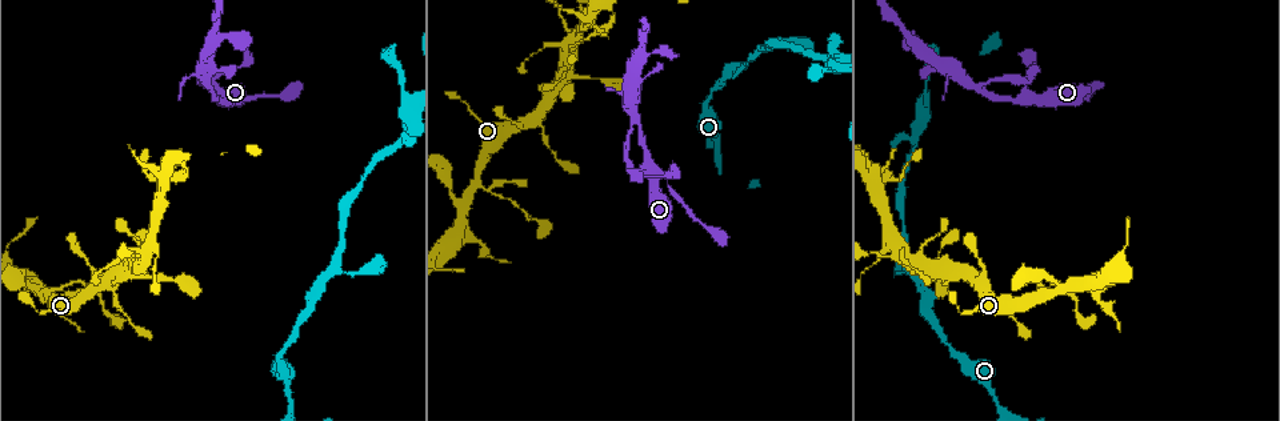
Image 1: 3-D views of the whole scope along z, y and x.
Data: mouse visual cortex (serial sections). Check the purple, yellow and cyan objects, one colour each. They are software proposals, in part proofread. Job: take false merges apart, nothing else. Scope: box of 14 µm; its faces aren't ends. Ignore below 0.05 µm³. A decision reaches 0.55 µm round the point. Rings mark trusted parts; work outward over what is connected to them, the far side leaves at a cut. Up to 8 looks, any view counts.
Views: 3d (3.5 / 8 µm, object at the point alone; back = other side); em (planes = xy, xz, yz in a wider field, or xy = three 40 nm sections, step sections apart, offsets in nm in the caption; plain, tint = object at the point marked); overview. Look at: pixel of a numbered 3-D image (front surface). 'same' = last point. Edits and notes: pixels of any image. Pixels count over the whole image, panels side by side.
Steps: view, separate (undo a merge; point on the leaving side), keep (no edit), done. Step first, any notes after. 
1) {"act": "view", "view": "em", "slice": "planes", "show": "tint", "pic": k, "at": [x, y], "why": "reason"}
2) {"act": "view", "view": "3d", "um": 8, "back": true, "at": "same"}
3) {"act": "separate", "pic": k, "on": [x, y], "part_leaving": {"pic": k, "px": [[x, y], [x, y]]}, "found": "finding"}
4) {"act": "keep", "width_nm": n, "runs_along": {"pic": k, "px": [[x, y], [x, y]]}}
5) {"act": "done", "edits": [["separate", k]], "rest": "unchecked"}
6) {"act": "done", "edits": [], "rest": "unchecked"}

{"act": "view", "view": "3d", "um": 3.5, "pic": 1, "at": [87, 260], "why": "a narrow waist"}

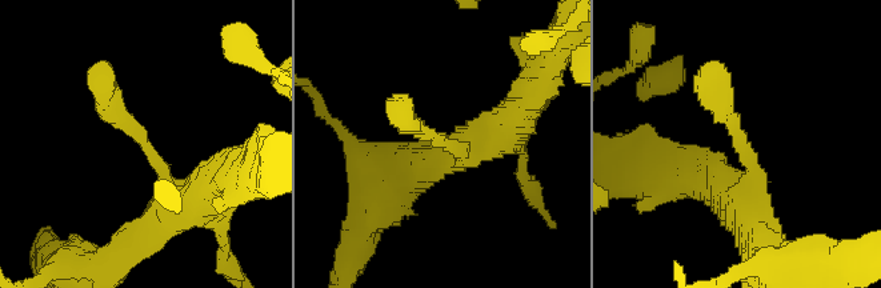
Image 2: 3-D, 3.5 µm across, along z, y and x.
{"act": "view", "view": "em", "slice": "xy", "step": 2, "show": "tint", "pic": 2, "at": [745, 148], "why": "need the tissue"}

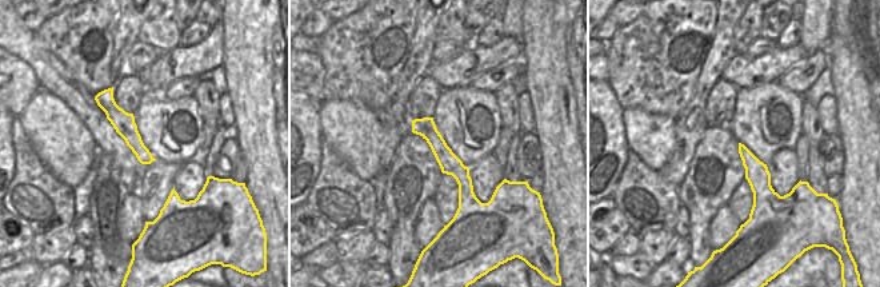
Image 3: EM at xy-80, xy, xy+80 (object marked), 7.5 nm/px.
{"act": "keep", "runs_along": {"pic": 2, "px": [[159, 222], [163, 168], [101, 82]]}, "found": "one cell here"}

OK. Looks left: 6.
{"act": "view", "view": "3d", "um": 8, "pic": 1, "at": [574, 37], "why": "abrupt turn"}

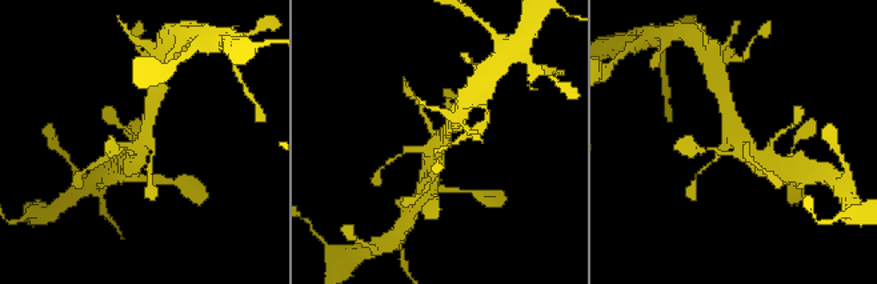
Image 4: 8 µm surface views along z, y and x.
{"act": "view", "view": "3d", "um": 3.5, "pic": 4, "at": [735, 138], "why": "zoom in"}

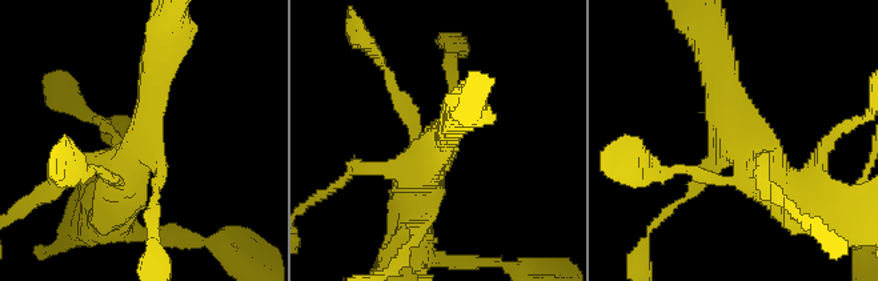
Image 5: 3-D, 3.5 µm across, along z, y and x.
{"act": "view", "view": "em", "slice": "xy", "step": 1, "show": "tint", "pic": 5, "at": [141, 142]}

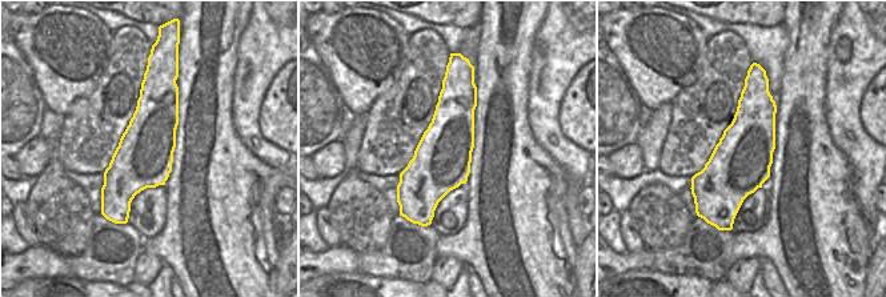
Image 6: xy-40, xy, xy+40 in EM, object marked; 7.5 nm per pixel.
{"act": "keep", "runs_along": {"pic": 5, "px": [[798, 207], [734, 133], [713, 60]]}, "found": "all the same cell"}

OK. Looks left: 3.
{"act": "view", "view": "3d", "um": 3.5, "pic": 1, "at": [58, 290], "why": "three-way junction"}

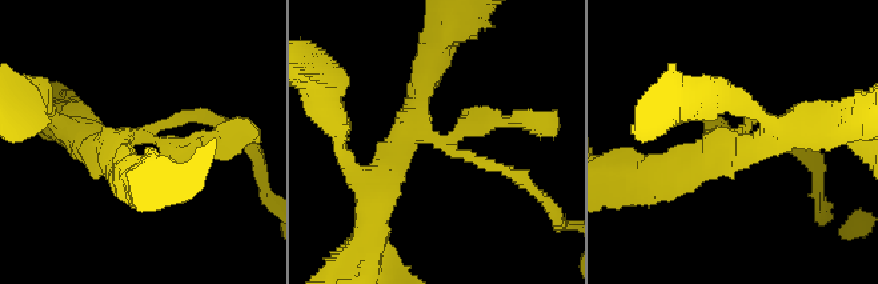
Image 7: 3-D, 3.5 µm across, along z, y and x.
{"act": "view", "view": "em", "slice": "xy", "step": 1, "show": "plain", "pic": 7, "at": [146, 135], "arms": 3, "arm_widths_nm": [150, 200, 250]}

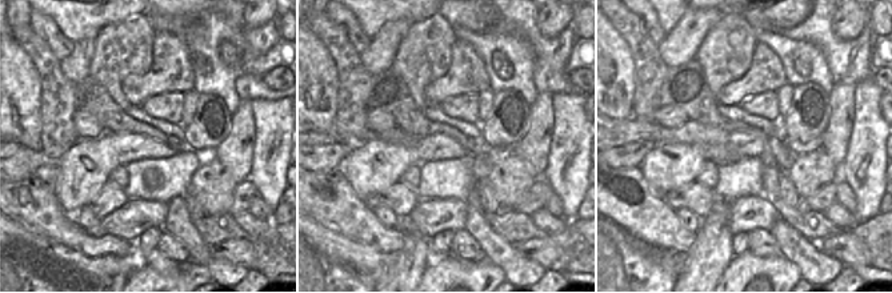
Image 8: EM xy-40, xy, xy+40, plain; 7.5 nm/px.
{"act": "view", "view": "em", "slice": "xy", "step": 1, "show": "tint", "at": "same", "why": "where the object lies"}

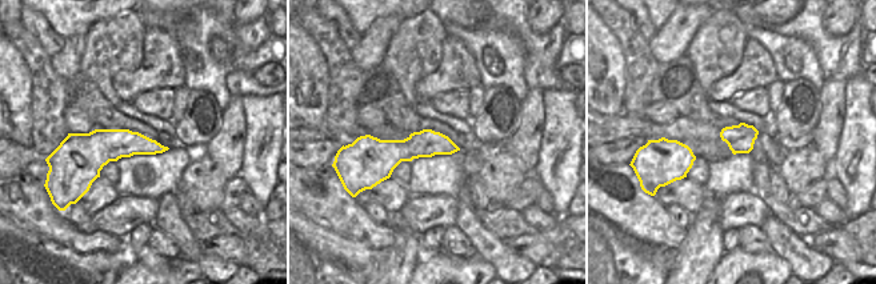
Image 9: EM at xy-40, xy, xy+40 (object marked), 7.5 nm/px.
{"act": "keep", "found": "one cell here"}

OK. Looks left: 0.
{"act": "done", "edits": [], "rest": "unchecked"}

